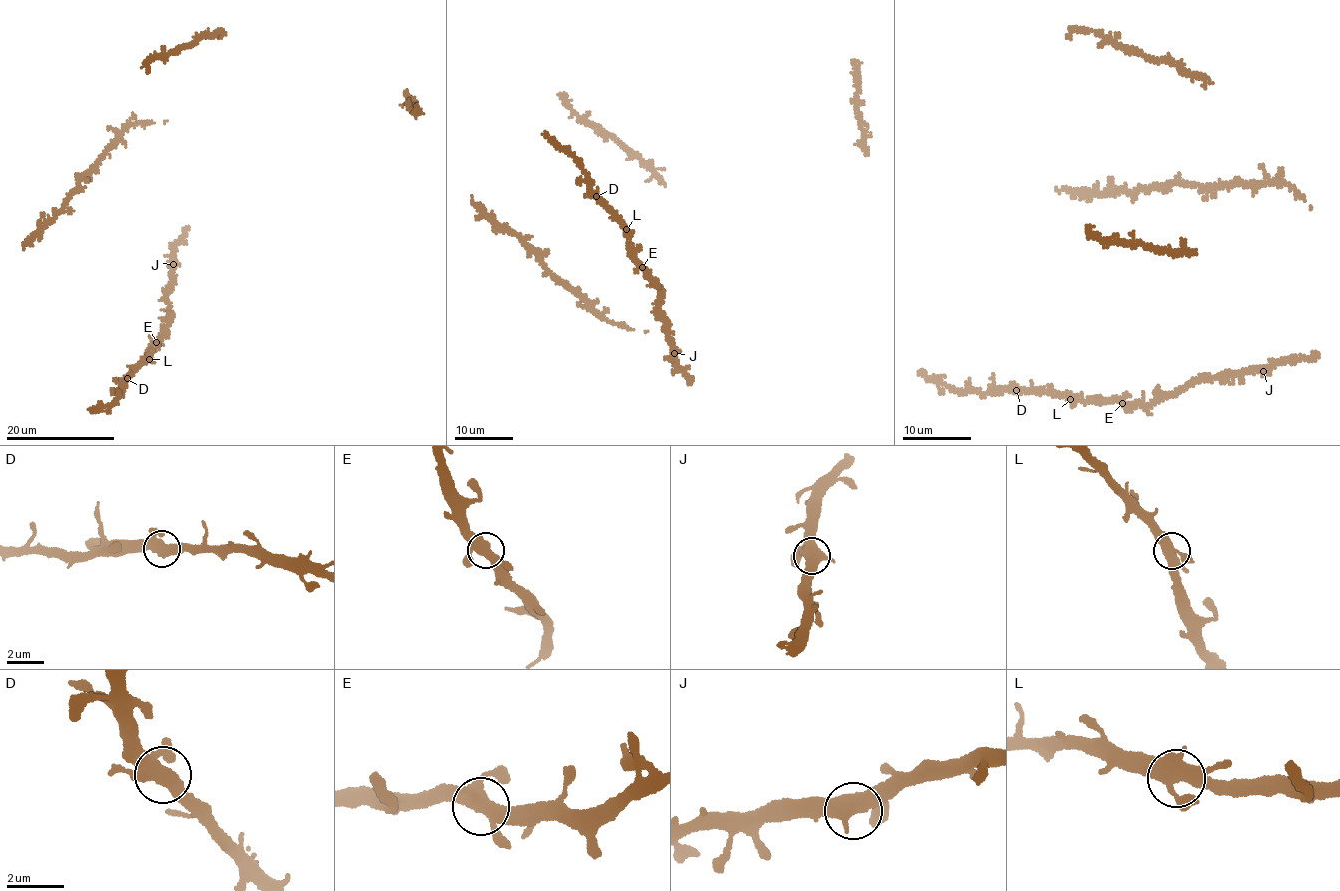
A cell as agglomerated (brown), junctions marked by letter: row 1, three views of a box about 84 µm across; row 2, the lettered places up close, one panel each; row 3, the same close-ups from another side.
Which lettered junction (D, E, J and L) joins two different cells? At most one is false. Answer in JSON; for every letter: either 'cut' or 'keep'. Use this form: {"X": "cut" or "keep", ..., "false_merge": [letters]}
{"D": "keep", "E": "keep", "J": "keep", "L": "keep", "false_merge": []}

